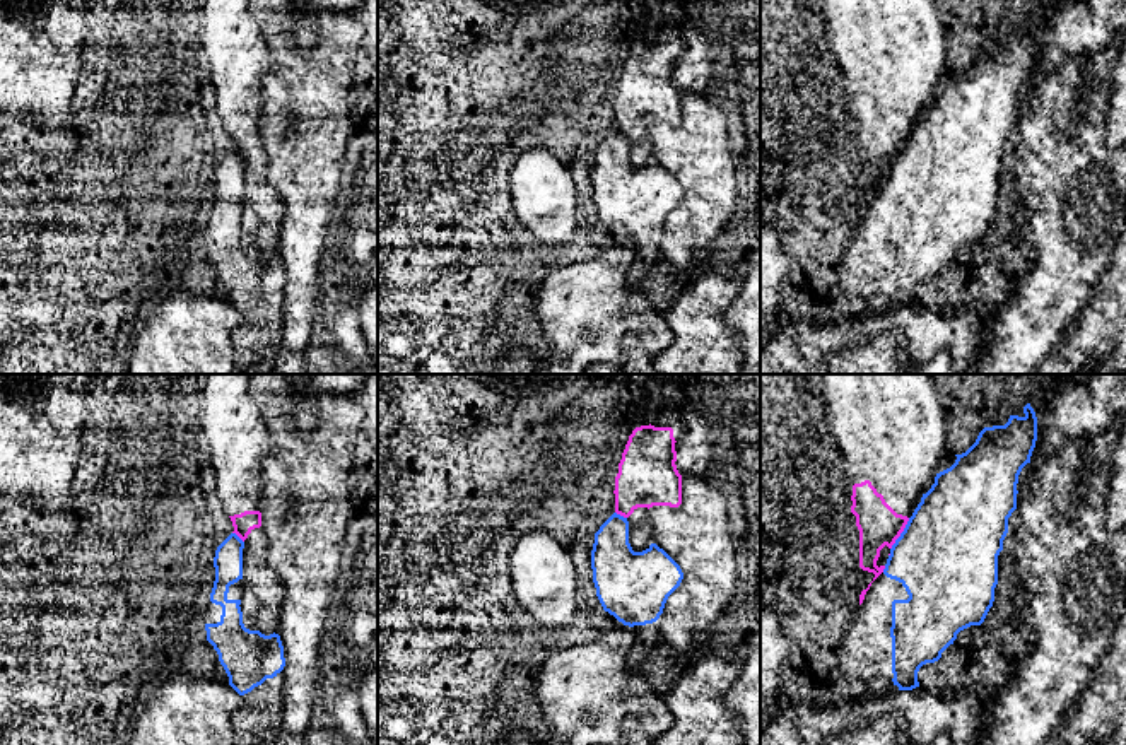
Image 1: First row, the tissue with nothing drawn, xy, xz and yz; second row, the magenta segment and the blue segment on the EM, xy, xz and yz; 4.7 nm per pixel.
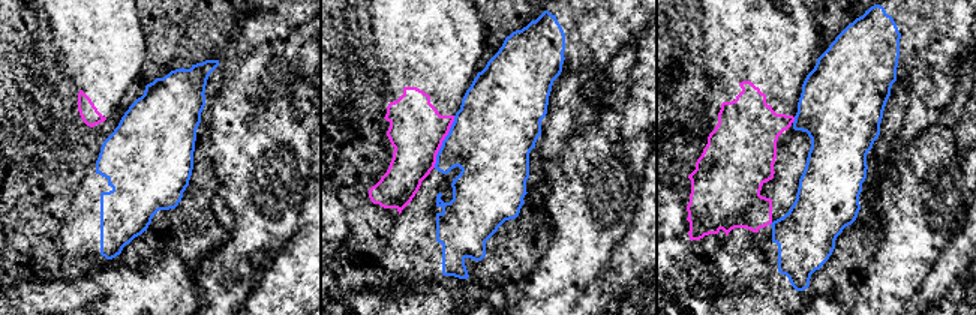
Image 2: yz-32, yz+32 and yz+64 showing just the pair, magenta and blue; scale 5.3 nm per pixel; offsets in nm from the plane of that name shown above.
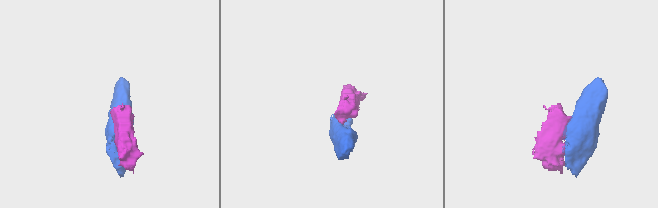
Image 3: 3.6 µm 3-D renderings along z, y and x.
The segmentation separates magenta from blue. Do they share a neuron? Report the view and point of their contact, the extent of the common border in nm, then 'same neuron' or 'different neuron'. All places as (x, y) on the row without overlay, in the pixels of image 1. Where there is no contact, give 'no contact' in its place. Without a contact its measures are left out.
contact yz (901, 149); length 180 nm; different neuron

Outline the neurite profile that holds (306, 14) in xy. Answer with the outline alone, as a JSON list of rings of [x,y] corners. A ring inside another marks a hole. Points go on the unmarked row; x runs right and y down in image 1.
[[[292,0],[296,43],[308,51],[316,39],[318,21],[326,14],[354,12],[362,0]]]

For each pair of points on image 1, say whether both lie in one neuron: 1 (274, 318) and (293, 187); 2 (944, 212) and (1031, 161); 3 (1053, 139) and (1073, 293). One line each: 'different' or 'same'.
1: different
2: different
3: same

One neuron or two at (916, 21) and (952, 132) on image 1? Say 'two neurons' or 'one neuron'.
two neurons

